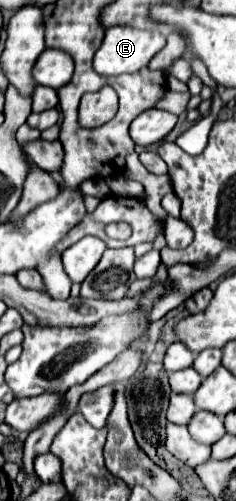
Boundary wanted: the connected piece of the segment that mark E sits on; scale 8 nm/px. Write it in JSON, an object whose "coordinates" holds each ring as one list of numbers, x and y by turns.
{"coordinates":[[112,26,106,30,102,46,94,56,94,70,104,76,138,72,166,44,160,30,138,30,130,26]]}

